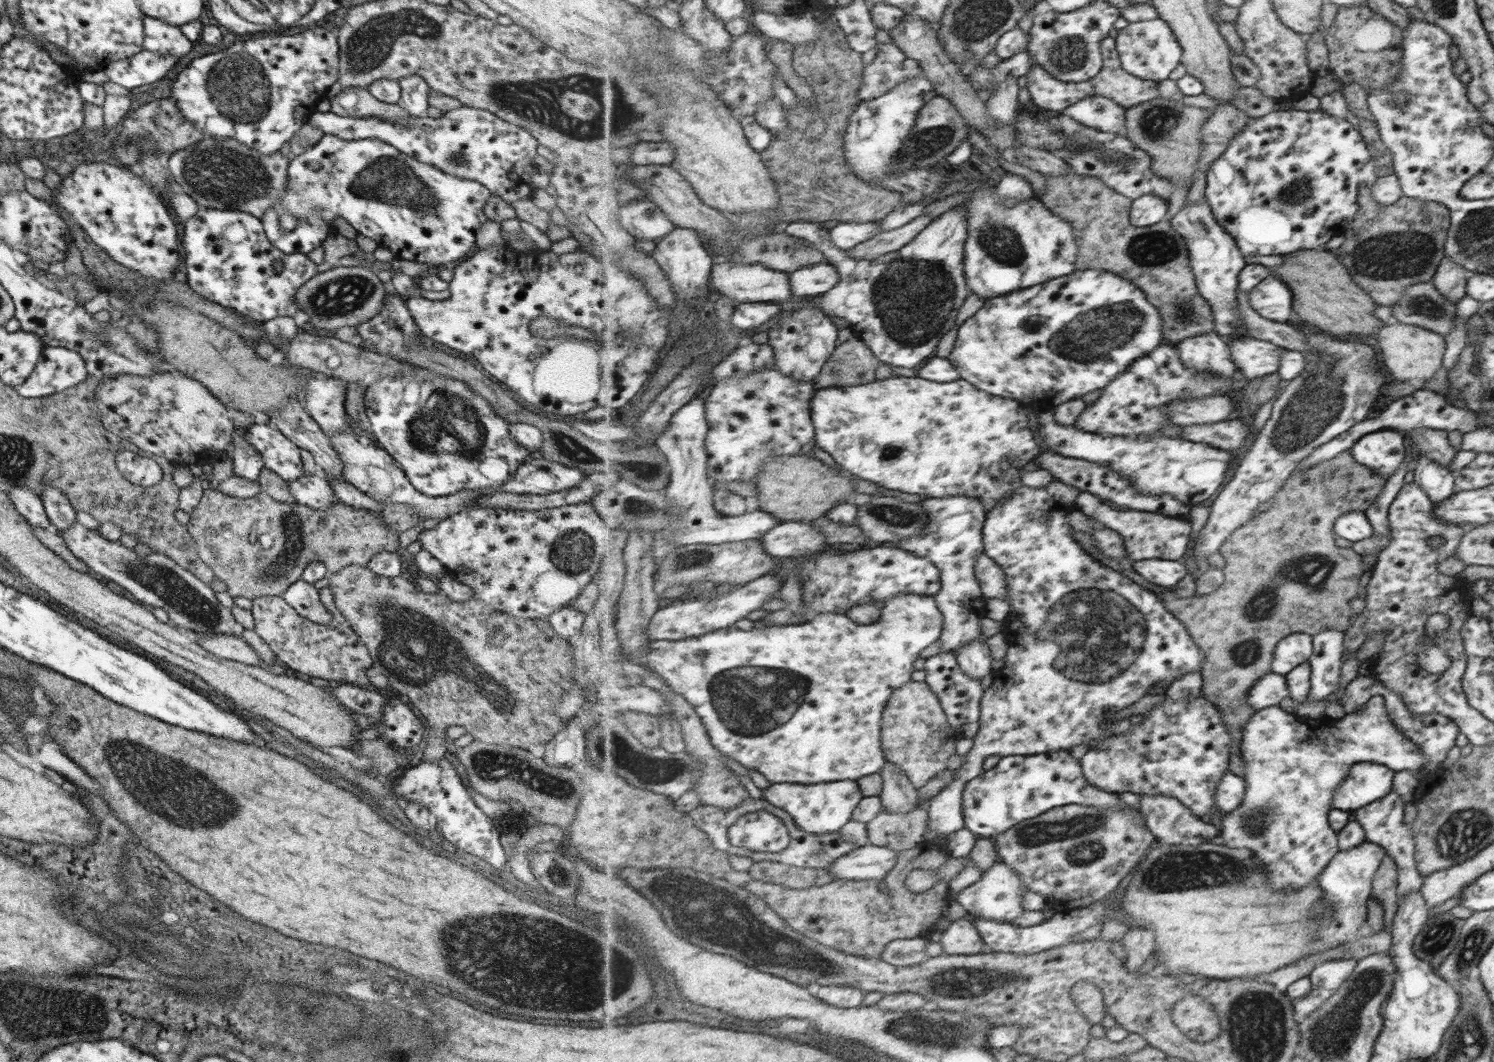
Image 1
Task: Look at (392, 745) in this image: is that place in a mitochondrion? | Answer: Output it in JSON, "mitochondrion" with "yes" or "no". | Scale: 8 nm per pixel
{"mitochondrion":"no"}

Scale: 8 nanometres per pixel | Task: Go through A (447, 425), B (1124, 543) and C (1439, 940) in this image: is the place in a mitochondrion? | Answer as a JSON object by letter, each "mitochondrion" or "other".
{"A":"mitochondrion","B":"other","C":"mitochondrion"}

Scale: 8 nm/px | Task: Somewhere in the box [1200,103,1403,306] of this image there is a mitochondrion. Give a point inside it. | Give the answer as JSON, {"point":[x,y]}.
{"point":[1298,191]}

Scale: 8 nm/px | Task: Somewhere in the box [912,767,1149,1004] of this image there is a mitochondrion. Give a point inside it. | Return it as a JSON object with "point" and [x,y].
{"point":[1081,837]}

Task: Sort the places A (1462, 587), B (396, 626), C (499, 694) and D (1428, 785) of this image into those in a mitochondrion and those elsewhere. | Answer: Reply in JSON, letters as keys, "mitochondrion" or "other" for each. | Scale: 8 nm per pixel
{"A":"other","B":"mitochondrion","C":"mitochondrion","D":"other"}

